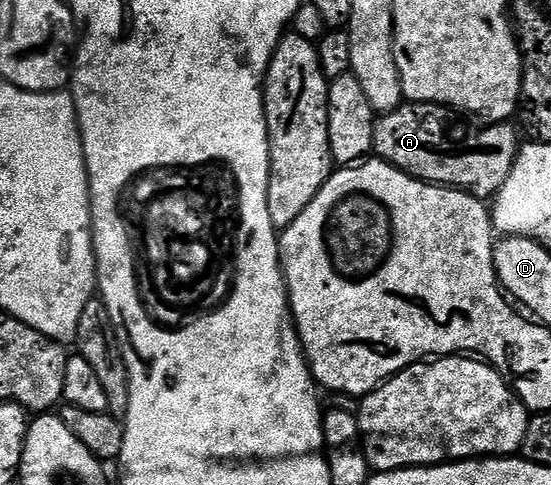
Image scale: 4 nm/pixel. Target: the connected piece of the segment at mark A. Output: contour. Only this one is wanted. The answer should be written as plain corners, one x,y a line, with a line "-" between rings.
402,103
395,111
380,114
373,123
373,153
417,181
459,189
482,199
496,197
517,158
519,140
512,124
489,123
466,141
452,141
445,137
445,125
437,113
436,105

